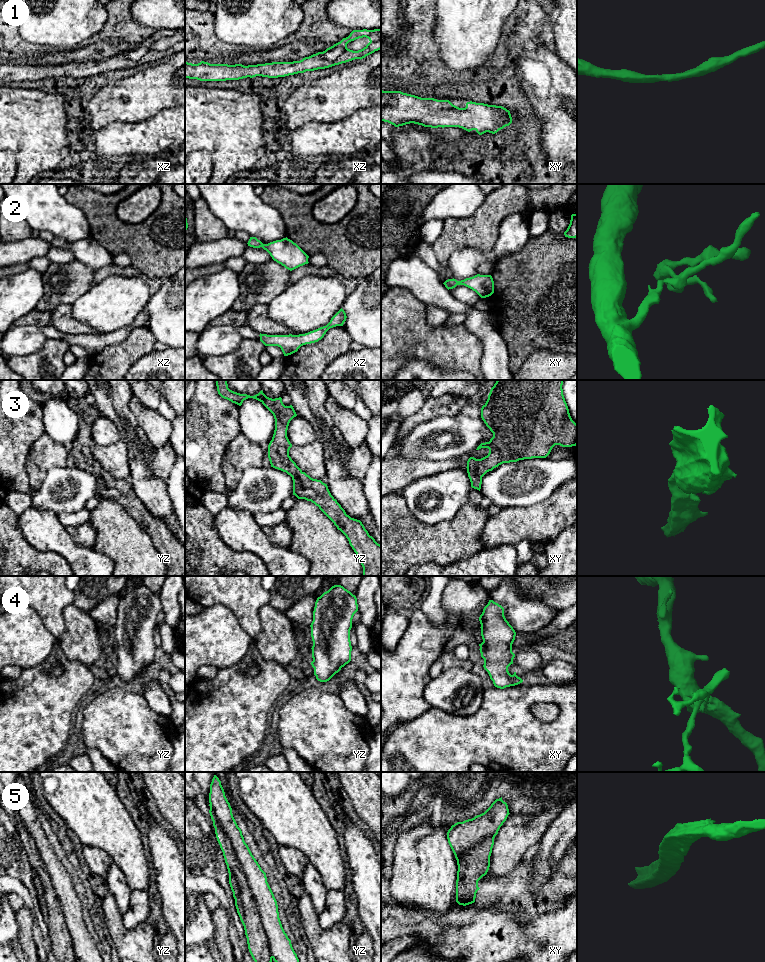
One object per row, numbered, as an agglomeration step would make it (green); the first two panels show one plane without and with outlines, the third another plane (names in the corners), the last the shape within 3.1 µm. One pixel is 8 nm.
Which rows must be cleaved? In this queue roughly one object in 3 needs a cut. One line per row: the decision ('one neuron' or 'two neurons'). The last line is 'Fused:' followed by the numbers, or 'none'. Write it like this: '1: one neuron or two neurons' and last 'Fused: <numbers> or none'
1: one neuron
2: one neuron
3: one neuron
4: one neuron
5: two neurons
Fused: 5

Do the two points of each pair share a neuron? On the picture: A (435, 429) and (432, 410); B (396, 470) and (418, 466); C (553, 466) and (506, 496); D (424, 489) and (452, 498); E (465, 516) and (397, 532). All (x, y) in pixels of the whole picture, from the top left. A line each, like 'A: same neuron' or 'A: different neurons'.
A: different neurons
B: same neuron
C: same neuron
D: same neuron
E: same neuron

